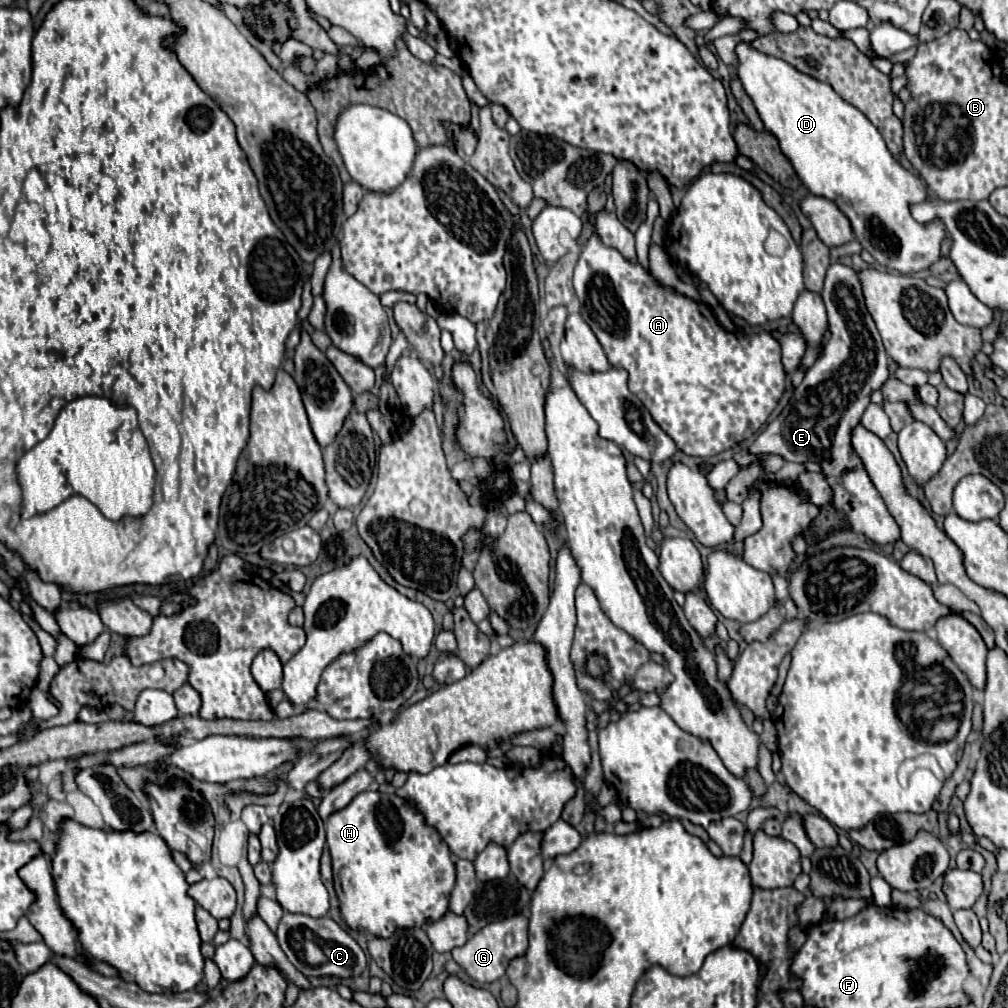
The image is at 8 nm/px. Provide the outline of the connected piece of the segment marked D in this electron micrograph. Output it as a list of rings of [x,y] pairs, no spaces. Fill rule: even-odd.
[[[741,40],[735,46],[737,54],[737,66],[735,74],[739,82],[743,84],[743,90],[751,98],[753,106],[757,108],[757,114],[765,126],[767,132],[771,132],[781,146],[781,152],[789,158],[793,164],[801,184],[813,194],[823,196],[827,200],[833,200],[841,212],[851,220],[855,238],[863,244],[863,248],[885,268],[897,270],[901,274],[927,270],[933,262],[939,260],[941,242],[945,238],[945,228],[941,222],[933,224],[919,224],[911,218],[909,204],[921,202],[927,196],[925,182],[919,178],[919,174],[913,174],[905,170],[887,150],[879,130],[851,104],[847,104],[829,84],[799,72],[791,64],[787,64],[781,58],[767,56],[751,46],[749,40]]]

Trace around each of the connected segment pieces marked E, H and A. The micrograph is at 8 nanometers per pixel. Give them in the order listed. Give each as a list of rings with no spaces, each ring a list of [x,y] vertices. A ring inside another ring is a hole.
[[[831,264],[821,292],[827,314],[831,340],[817,362],[805,372],[803,382],[795,388],[783,412],[757,436],[751,446],[755,454],[779,454],[787,462],[817,462],[823,478],[833,490],[831,506],[851,526],[853,532],[865,534],[875,544],[889,544],[901,538],[899,524],[889,514],[881,494],[869,478],[863,460],[851,444],[851,436],[869,406],[869,398],[889,378],[887,352],[881,336],[869,316],[857,272],[843,264]]]
[[[361,792],[349,806],[331,814],[325,828],[333,858],[335,892],[341,902],[339,910],[351,930],[377,938],[389,938],[397,928],[423,928],[429,922],[441,920],[449,912],[451,890],[455,886],[455,864],[451,860],[451,852],[439,832],[429,828],[423,822],[423,816],[411,810],[405,800],[395,794]]]
[[[597,232],[583,246],[573,286],[581,302],[581,316],[601,342],[609,364],[629,372],[629,390],[645,404],[653,420],[673,438],[681,452],[689,456],[717,456],[735,448],[767,422],[783,396],[787,376],[781,366],[781,346],[767,332],[743,334],[723,330],[705,306],[657,284],[641,264],[629,264],[615,248],[605,246]]]

